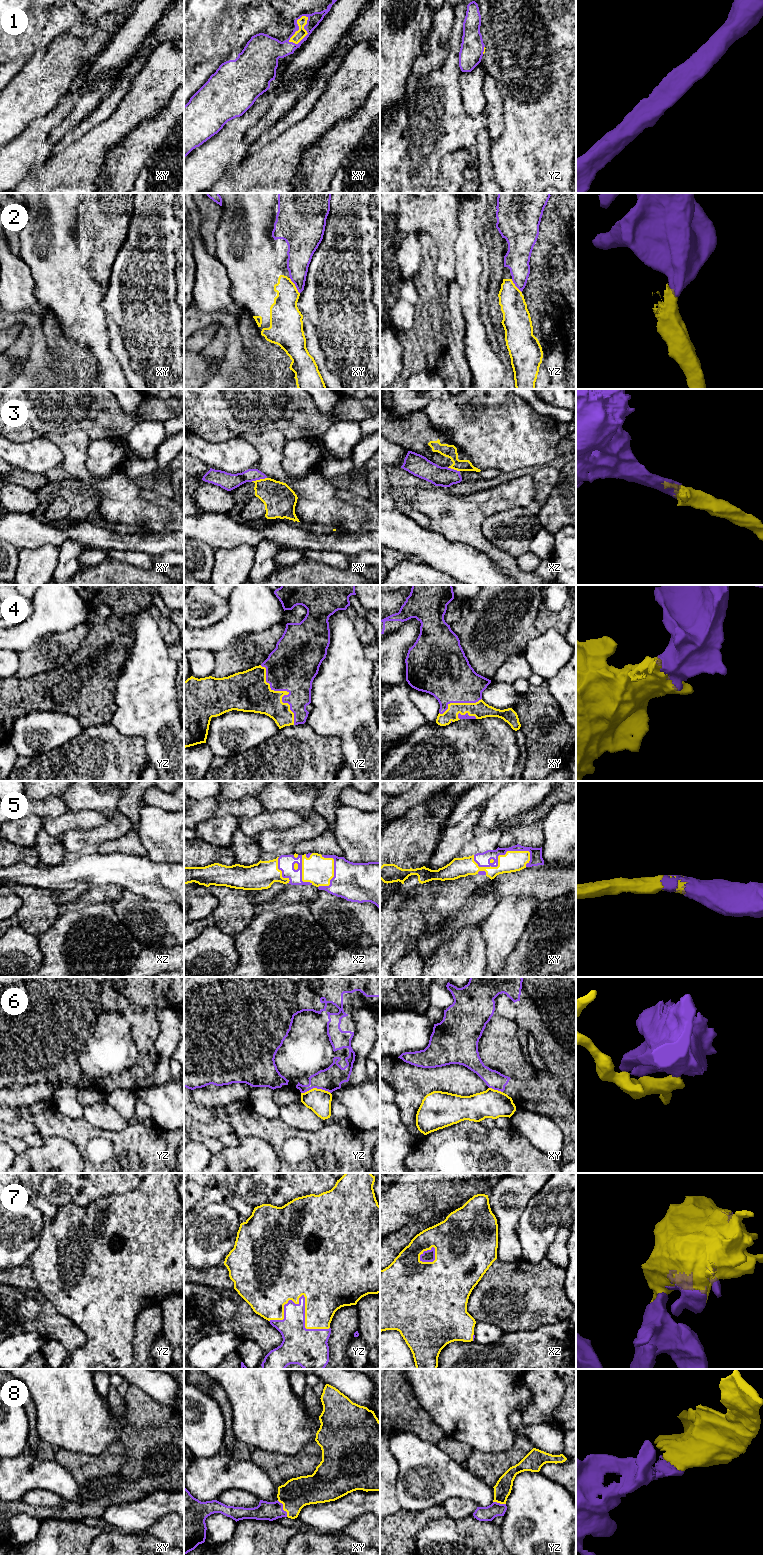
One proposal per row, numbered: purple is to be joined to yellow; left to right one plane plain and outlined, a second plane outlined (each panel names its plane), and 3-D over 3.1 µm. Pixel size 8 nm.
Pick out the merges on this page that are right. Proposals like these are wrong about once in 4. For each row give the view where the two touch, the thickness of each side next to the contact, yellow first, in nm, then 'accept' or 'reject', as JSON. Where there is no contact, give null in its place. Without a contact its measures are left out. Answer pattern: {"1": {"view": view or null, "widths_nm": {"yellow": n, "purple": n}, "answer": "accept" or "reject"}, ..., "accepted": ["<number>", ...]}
{"1": {"view": "xy", "widths_nm": {"yellow": 80, "purple": 140}, "answer": "accept"}, "2": {"view": "xy", "widths_nm": {"yellow": 240, "purple": 190}, "answer": "reject"}, "3": {"view": "xy", "widths_nm": {"yellow": 260, "purple": 140}, "answer": "reject"}, "4": {"view": "yz", "widths_nm": {"yellow": 280, "purple": 400}, "answer": "accept"}, "5": {"view": "xy", "widths_nm": {"yellow": 170, "purple": 110}, "answer": "accept"}, "6": {"view": "yz", "widths_nm": {"yellow": 190, "purple": 190}, "answer": "reject"}, "7": {"view": "yz", "widths_nm": {"yellow": 480, "purple": 200}, "answer": "accept"}, "8": {"view": "xy", "widths_nm": {"yellow": 240, "purple": 150}, "answer": "accept"}, "accepted": ["1", "4", "5", "7", "8"]}

